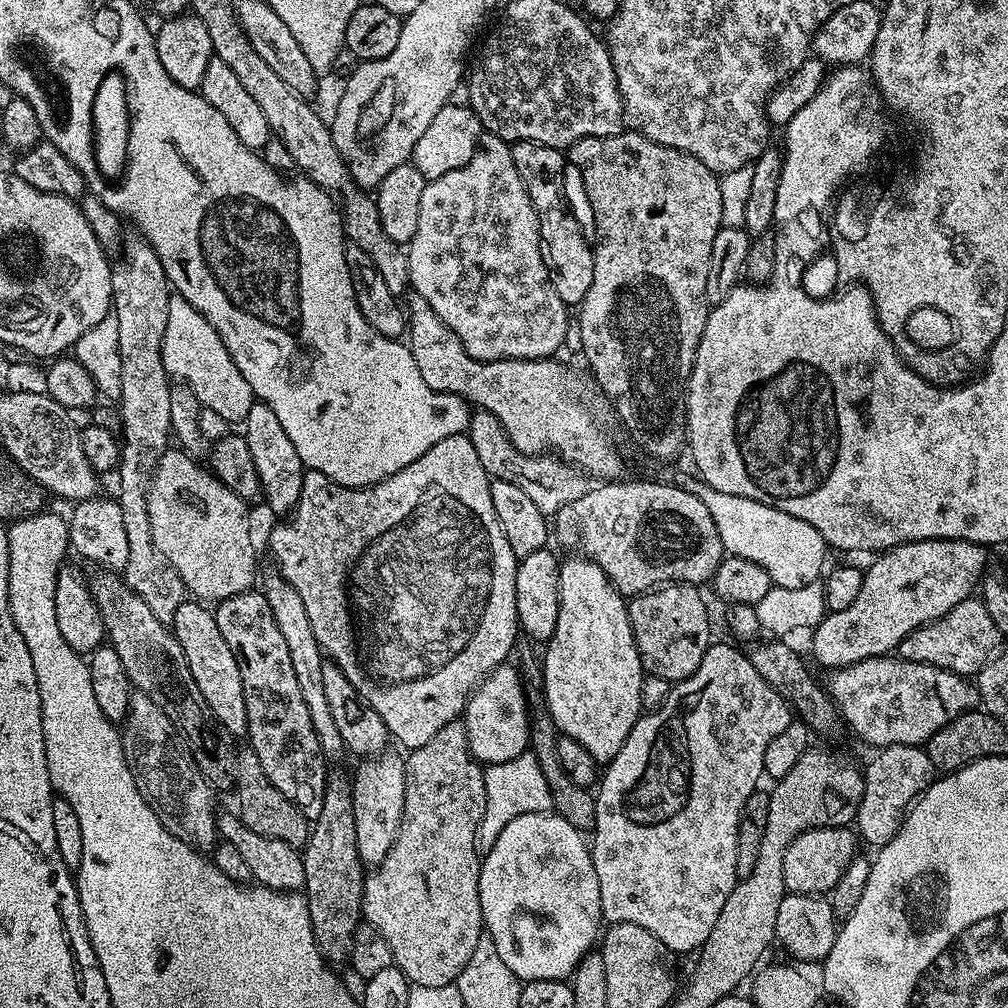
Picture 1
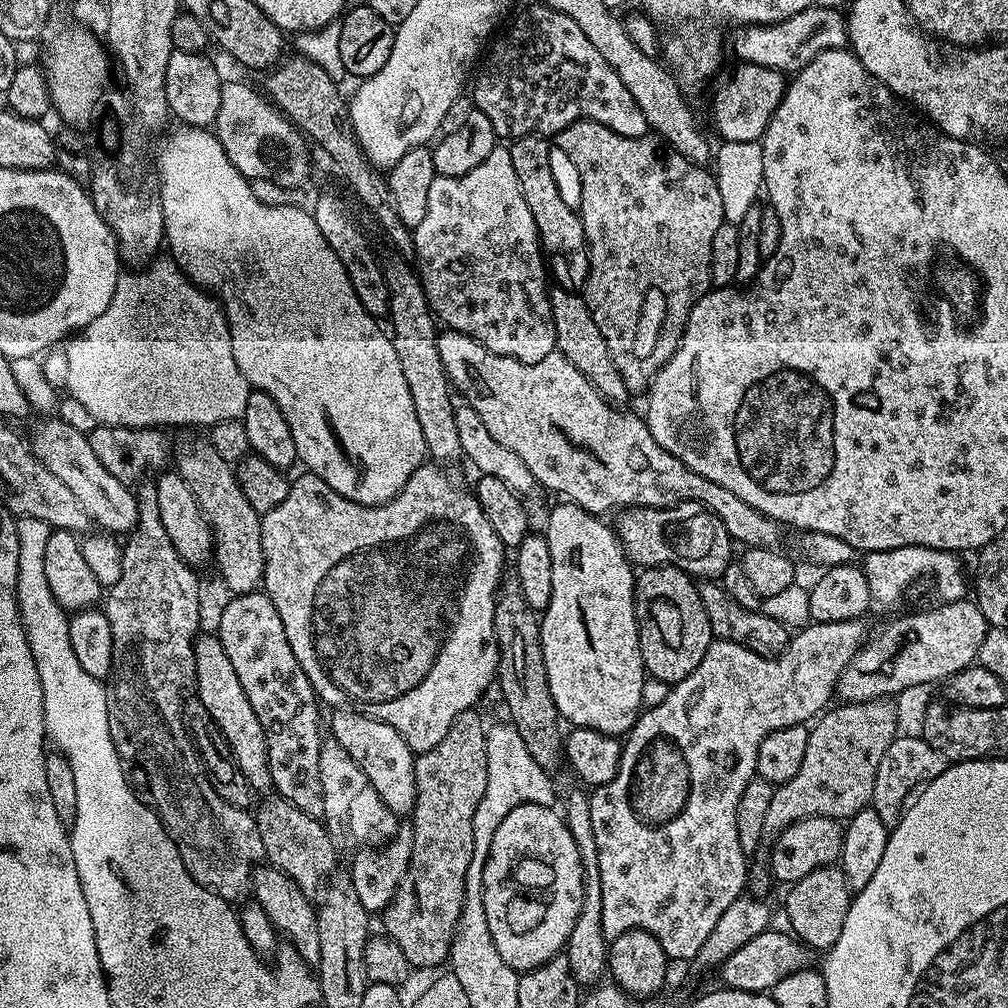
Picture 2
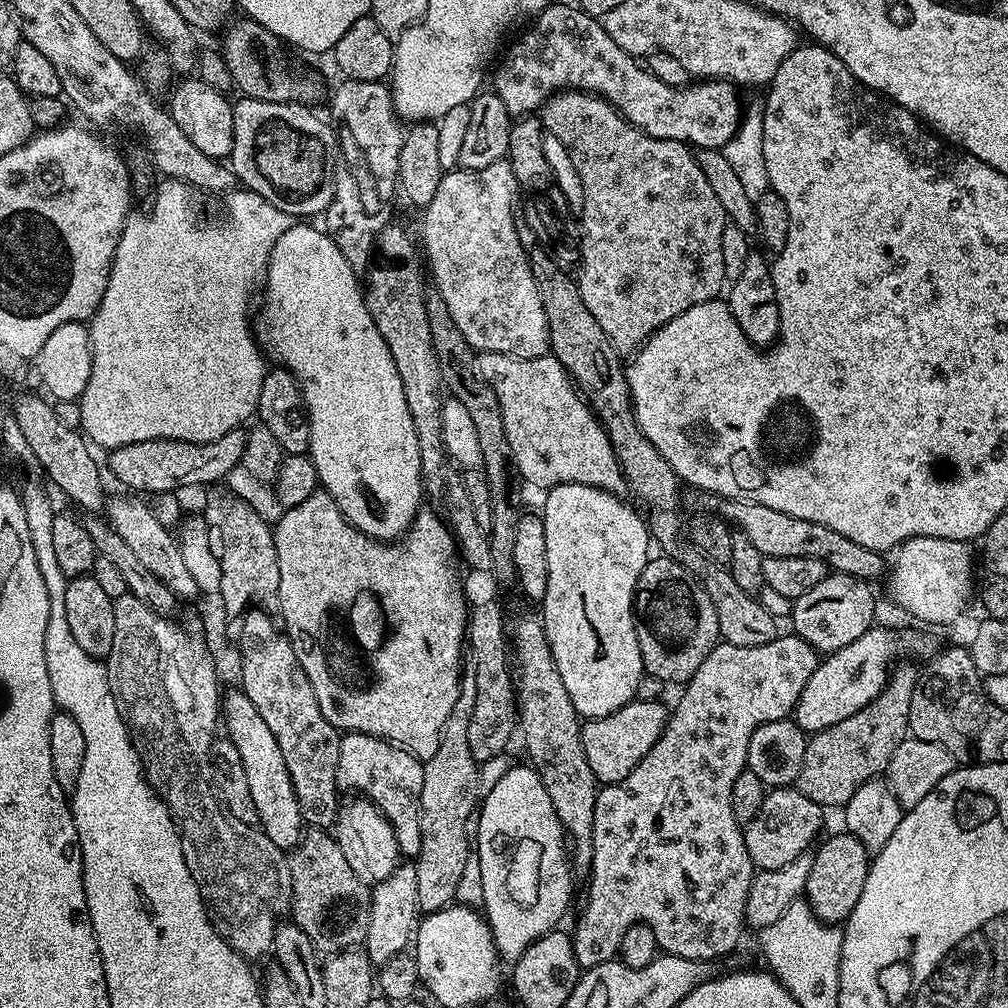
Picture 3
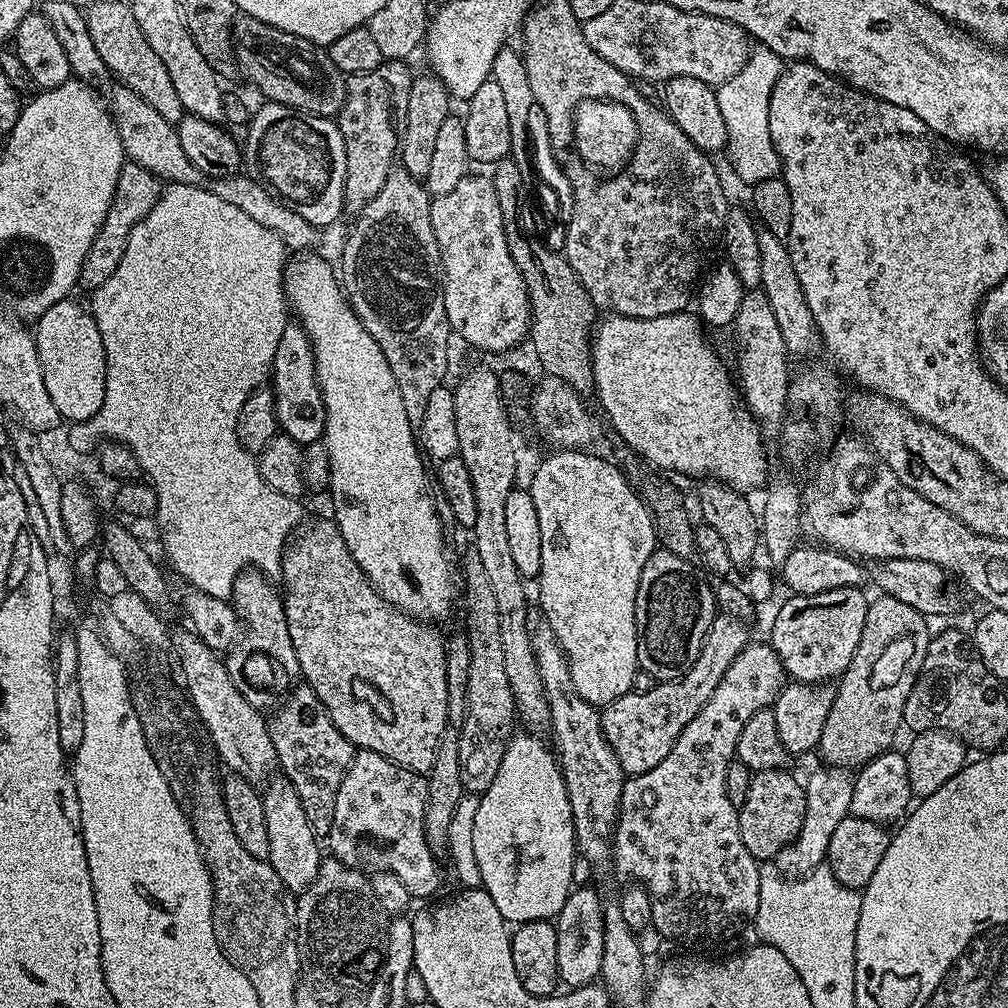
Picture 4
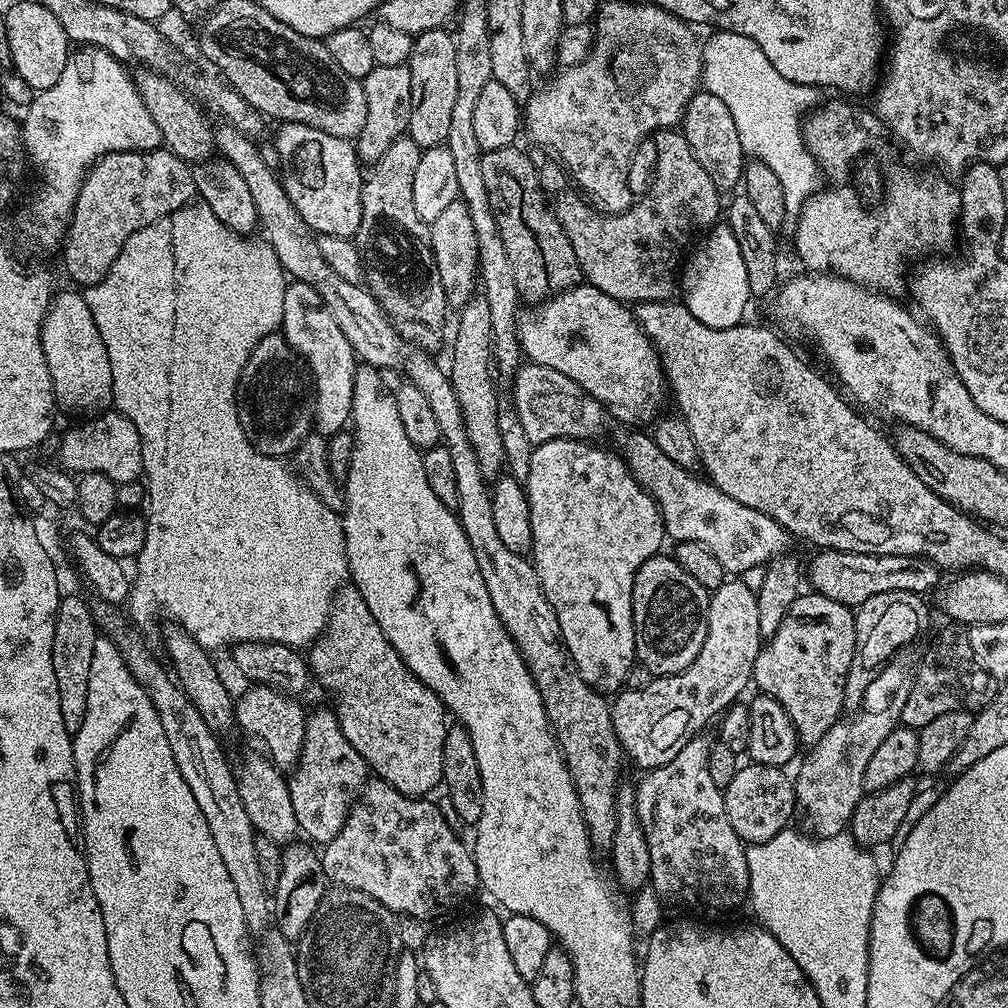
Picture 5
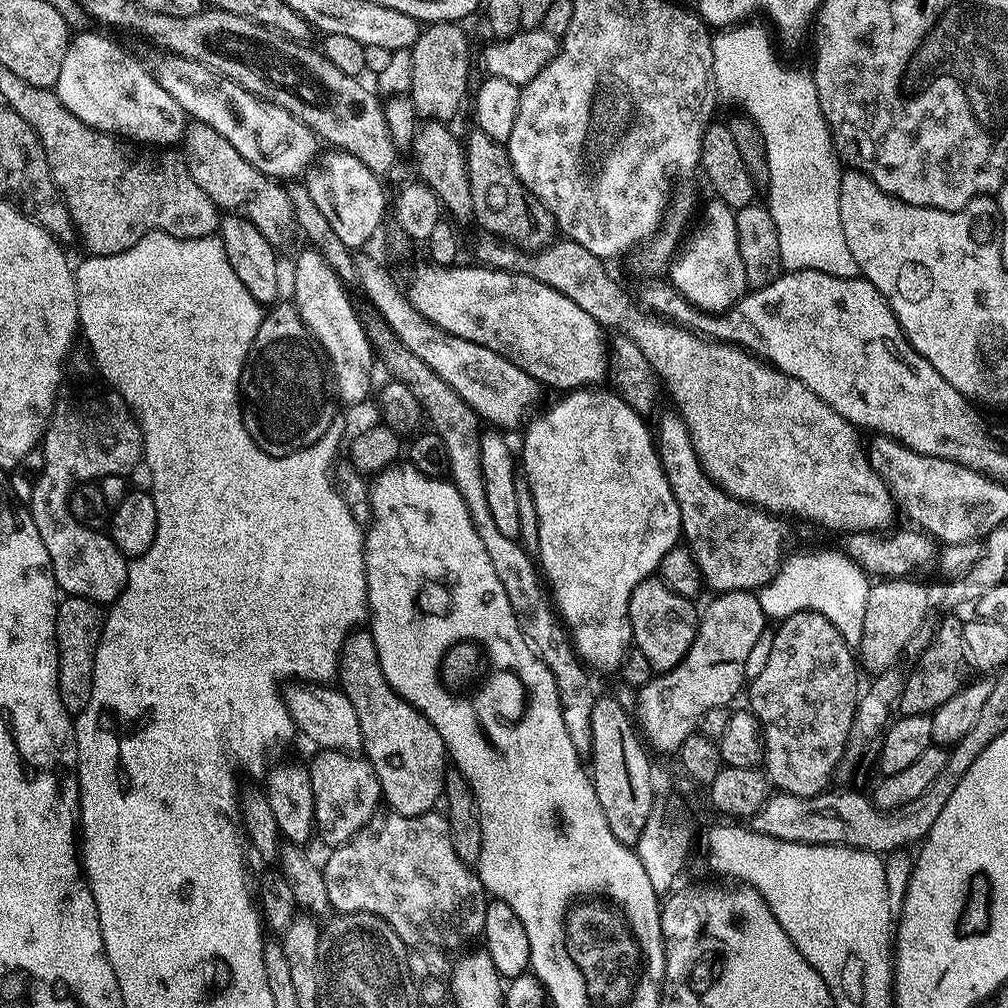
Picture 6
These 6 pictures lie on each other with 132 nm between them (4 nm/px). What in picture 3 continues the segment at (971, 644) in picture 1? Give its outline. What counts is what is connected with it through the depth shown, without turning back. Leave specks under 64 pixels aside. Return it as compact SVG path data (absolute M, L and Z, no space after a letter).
M869 628L862 638L842 646L836 652L825 655L810 674L810 682L802 686L802 694L794 709L796 725L806 734L815 734L850 718L862 706L866 706L888 685L890 669L901 658L933 655L932 640L924 632L899 632L896 628Z

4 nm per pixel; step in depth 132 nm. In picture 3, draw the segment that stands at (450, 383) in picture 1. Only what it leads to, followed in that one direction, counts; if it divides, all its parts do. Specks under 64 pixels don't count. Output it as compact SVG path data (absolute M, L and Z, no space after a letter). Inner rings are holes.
M482 352L477 355L476 369L486 382L490 382L494 394L498 394L502 426L512 451L511 463L519 479L521 476L537 484L541 490L553 488L556 484L585 484L600 488L604 493L620 494L620 491L625 491L624 471L620 469L618 458L610 446L610 438L606 438L606 430L555 356L545 354L533 360L523 360L497 352ZM711 494L705 495L703 499L706 507L717 508L721 512L717 513L725 521L746 533L764 557L818 558L829 569L869 582L876 582L880 575L885 575L886 562L884 566L885 557L881 553L866 550L866 546L858 546L858 542L850 542L850 538L842 538L842 534L838 534L838 530L830 530L830 526L806 522L806 518L794 518L790 514L782 514L782 510L770 510L770 506L750 504L747 500L725 500Z

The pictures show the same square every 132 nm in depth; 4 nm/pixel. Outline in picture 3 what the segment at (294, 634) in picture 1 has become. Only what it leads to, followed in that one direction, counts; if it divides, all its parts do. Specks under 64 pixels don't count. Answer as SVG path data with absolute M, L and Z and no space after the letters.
M348 798L339 805L334 825L334 835L338 846L342 850L342 855L346 858L346 863L350 865L350 870L358 874L362 883L374 886L400 867L402 863L402 853L398 846L398 838L394 834L394 826L378 810L378 806L367 798Z

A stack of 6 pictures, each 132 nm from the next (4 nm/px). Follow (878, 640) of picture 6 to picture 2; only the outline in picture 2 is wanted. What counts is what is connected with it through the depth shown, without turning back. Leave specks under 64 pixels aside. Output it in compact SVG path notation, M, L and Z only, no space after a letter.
M887 699L867 700L861 704L841 703L839 706L829 707L811 725L806 755L802 758L802 767L799 768L798 774L794 774L790 782L774 787L774 798L770 798L770 811L766 813L765 837L775 838L782 830L786 830L786 826L810 816L825 816L831 820L847 822L854 814L858 814L858 810L869 807L882 754L886 754L890 742L895 740L897 735L896 708Z

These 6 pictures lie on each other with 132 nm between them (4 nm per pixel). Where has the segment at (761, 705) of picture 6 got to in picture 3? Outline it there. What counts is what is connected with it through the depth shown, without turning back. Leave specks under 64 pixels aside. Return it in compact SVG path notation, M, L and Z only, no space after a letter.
M833 571L824 577L814 590L802 594L802 598L792 601L791 631L820 654L831 654L842 646L850 646L862 634L873 627L876 616L876 600L872 597L873 585L850 574Z

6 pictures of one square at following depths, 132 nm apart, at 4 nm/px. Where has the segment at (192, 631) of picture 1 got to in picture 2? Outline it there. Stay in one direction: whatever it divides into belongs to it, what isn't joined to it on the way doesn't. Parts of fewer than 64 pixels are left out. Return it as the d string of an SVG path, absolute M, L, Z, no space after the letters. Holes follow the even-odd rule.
M197 635L193 646L194 662L196 663L196 683L198 703L214 718L218 730L226 738L230 750L234 754L234 762L246 774L246 782L250 782L253 793L268 794L273 791L272 778L268 769L268 747L266 734L262 730L262 722L258 722L258 714L254 714L254 706L250 706L250 698L246 698L246 690L242 690L242 682L238 682L238 674L226 655L219 635ZM264 792L264 793L260 793Z

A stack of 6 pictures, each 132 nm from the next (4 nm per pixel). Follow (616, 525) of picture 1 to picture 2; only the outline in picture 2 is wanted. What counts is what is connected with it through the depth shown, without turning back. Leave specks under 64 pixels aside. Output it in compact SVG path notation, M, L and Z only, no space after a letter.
M682 502L669 508L625 508L619 513L618 535L633 565L645 568L661 568L670 566L680 568L693 578L723 577L728 565L733 563L732 535L722 526L722 522L706 506L694 502Z

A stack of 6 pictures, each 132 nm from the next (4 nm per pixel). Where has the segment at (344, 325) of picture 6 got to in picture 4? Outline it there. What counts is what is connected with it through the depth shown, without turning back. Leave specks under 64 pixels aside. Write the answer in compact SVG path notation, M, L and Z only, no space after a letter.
M290 322L286 330L282 330L278 350L274 350L270 387L272 396L276 399L276 423L279 431L301 446L319 441L324 435L326 410L320 383L316 377L312 342L299 322Z

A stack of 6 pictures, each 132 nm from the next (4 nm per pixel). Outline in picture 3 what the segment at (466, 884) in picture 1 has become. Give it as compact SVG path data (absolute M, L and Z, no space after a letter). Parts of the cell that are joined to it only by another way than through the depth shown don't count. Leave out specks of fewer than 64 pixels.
M471 674L461 675L458 702L454 702L454 710L450 710L450 718L446 718L438 751L434 758L423 761L420 799L422 846L414 863L418 874L418 902L424 914L449 907L455 901L456 887L462 878L466 854L470 850L466 822L477 811L482 800L481 765L470 754L470 714L474 714L475 697L474 678Z

